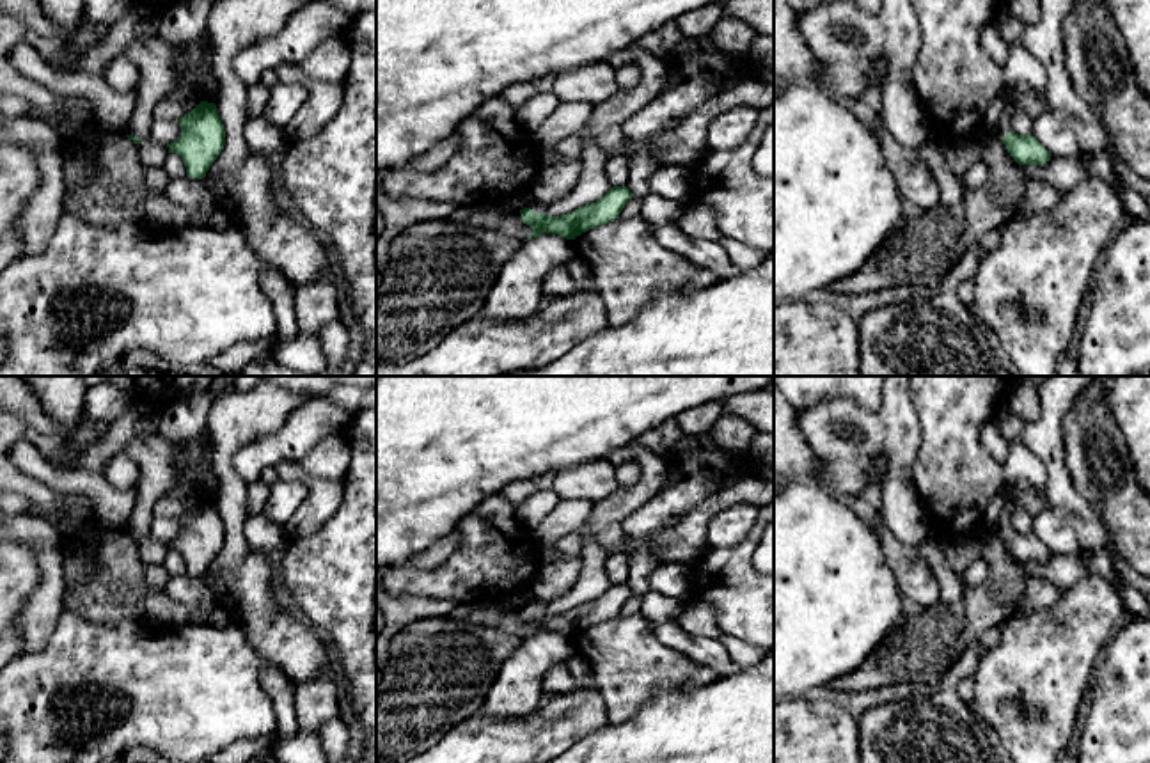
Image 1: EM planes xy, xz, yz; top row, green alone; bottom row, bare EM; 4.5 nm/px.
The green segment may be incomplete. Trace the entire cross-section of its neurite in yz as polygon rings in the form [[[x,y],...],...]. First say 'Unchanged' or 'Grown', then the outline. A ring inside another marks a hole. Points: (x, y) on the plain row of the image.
Grown. [[[1004,486],[1008,492],[1004,499],[1004,506],[999,513],[997,520],[997,534],[1006,543],[1010,554],[1019,562],[1044,562],[1051,557],[1049,548],[1033,534],[1033,532],[1019,532],[1012,523],[1012,511],[1015,507],[1015,490],[1012,486]]]

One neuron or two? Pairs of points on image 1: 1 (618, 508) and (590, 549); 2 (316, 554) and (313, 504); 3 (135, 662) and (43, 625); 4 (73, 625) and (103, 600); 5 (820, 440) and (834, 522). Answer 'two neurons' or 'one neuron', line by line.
1: one neuron
2: two neurons
3: two neurons
4: two neurons
5: two neurons

